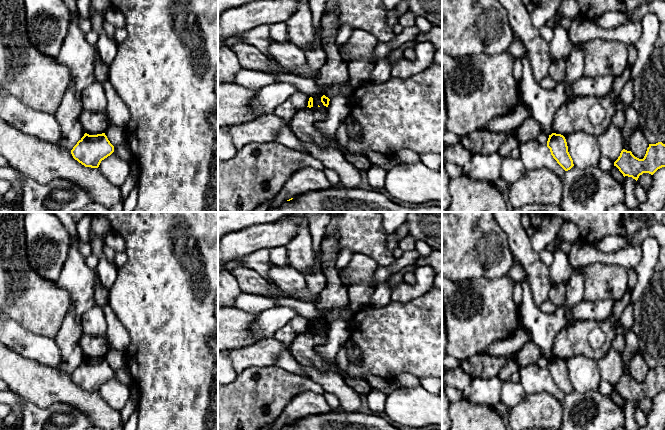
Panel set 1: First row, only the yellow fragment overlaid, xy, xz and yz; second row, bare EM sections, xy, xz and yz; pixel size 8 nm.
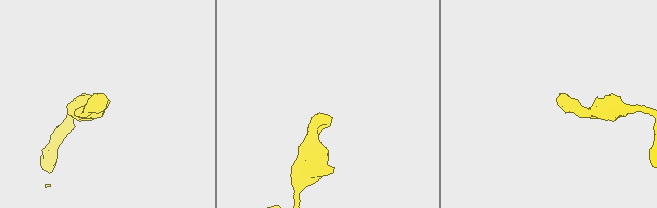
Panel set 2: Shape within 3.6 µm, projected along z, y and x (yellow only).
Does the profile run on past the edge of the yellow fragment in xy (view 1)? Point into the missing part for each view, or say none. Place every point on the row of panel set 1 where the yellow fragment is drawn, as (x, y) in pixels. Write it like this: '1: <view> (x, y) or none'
1: none

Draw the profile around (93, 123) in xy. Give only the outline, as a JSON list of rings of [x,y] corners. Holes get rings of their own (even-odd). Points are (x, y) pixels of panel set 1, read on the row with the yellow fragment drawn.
[[[83,109],[80,116],[81,125],[85,133],[89,135],[105,133],[108,128],[108,120],[107,114],[88,111],[86,109]]]

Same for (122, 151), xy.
[[[126,144],[114,147],[114,152],[123,160],[129,161],[132,158],[132,153]]]

